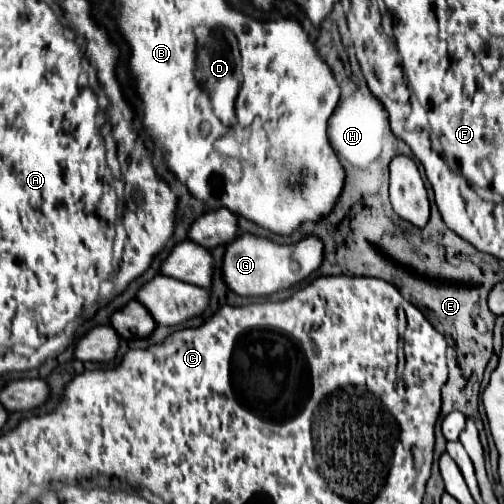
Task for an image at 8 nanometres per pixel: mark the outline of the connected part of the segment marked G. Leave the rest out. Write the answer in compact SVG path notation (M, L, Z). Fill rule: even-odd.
M242 234L226 246L222 260L222 280L238 296L270 296L278 290L302 282L322 262L322 242L314 236L304 238L296 246L278 246L272 240L254 234Z

